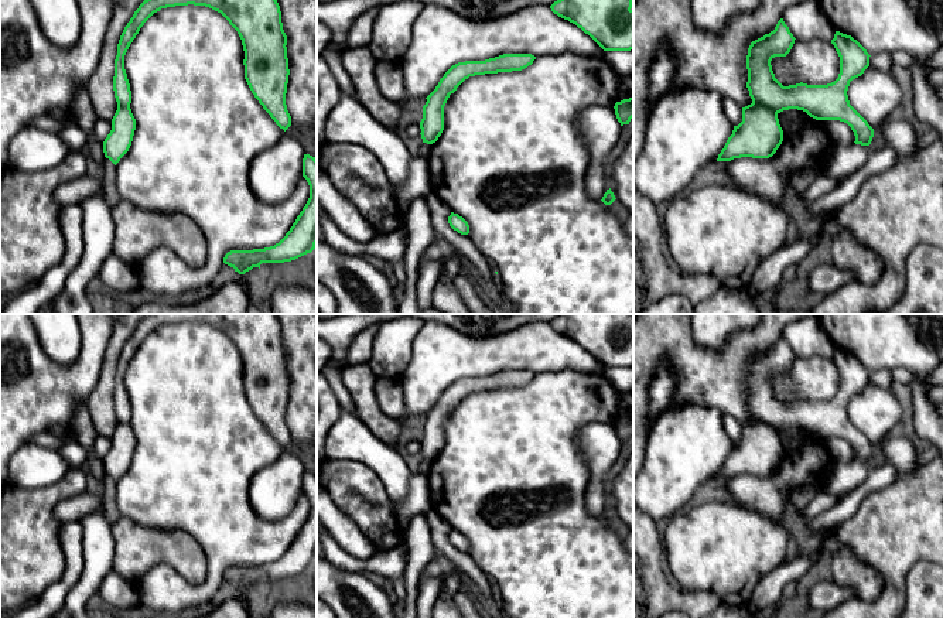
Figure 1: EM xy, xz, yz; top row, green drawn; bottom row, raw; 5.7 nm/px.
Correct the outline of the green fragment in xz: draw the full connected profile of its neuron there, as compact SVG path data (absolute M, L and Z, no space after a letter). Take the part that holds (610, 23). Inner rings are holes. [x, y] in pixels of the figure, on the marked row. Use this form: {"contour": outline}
{"contour": "M557 0L550 8L581 28L604 51L633 49L632 0Z"}

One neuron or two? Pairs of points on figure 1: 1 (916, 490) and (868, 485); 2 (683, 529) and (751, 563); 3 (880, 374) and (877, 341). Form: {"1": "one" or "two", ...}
{"1": "two", "2": "one", "3": "two"}

